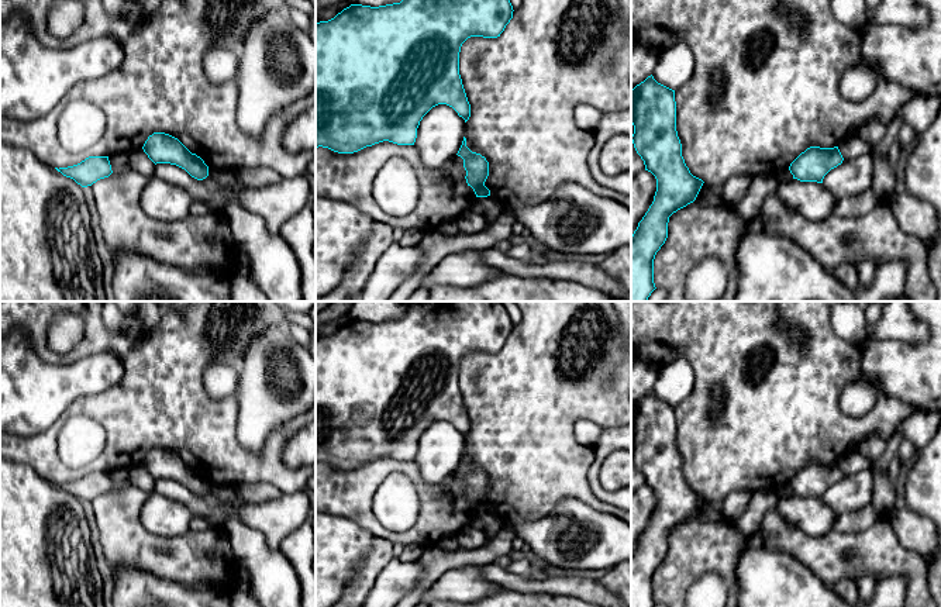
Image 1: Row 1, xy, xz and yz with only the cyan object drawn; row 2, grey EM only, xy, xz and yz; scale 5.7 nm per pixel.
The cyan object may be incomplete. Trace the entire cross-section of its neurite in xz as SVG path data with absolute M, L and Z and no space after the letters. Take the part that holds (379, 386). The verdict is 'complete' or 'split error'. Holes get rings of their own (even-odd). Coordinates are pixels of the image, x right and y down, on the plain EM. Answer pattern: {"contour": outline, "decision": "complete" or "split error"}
{"contour": "M413 301L400 317L379 323L351 320L328 337L316 339L316 463L328 463L338 469L354 469L366 462L389 456L397 461L414 461L417 444L423 432L435 421L452 423L465 438L470 432L462 394L459 390L459 368L470 352L497 353L513 334L513 321L501 301Z", "decision": "complete"}

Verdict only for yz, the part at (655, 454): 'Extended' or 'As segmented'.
As segmented

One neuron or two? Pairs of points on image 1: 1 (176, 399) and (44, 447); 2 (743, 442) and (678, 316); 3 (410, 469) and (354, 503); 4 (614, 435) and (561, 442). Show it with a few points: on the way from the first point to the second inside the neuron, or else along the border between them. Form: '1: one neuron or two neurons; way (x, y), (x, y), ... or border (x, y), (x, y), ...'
1: one neuron; way (141, 407), (76, 407), (71, 411)
2: one neuron; way (743, 411), (743, 385), (738, 376), (709, 347)
3: one neuron; way (395, 466), (385, 466), (364, 487)
4: two neurons; border (592, 448), (593, 458), (586, 480)

